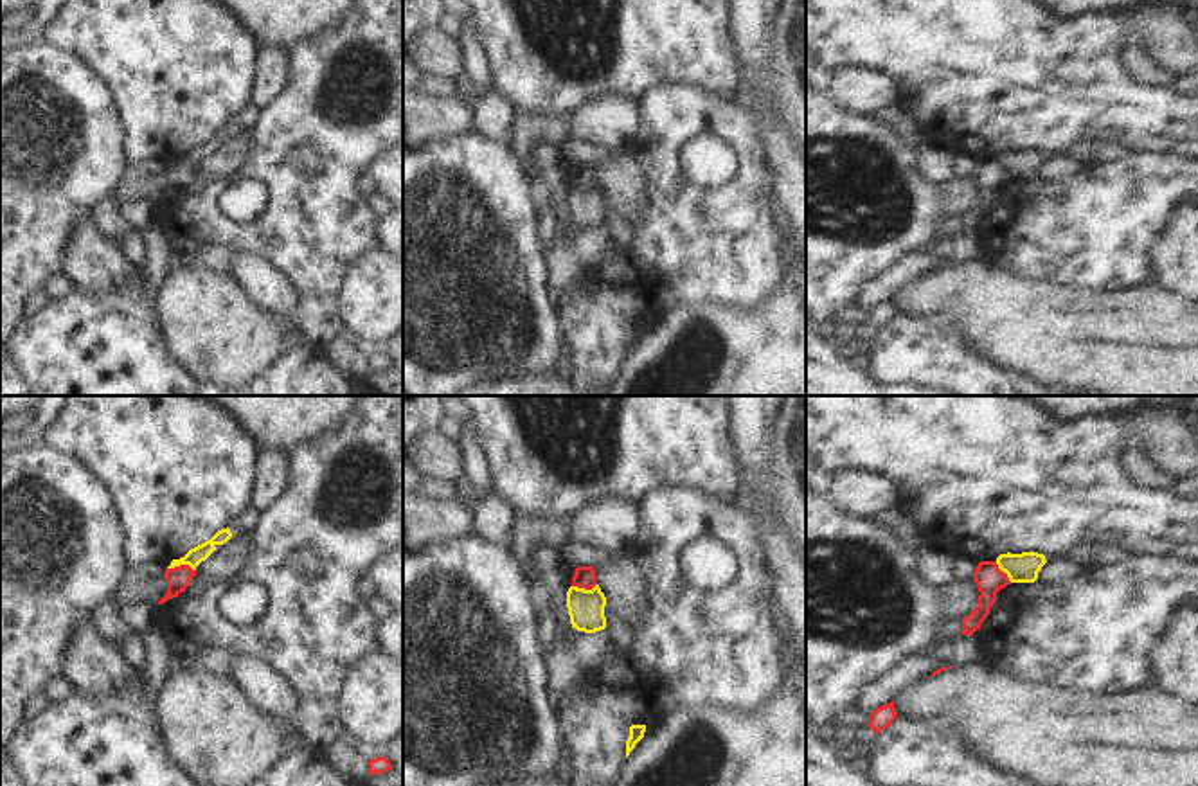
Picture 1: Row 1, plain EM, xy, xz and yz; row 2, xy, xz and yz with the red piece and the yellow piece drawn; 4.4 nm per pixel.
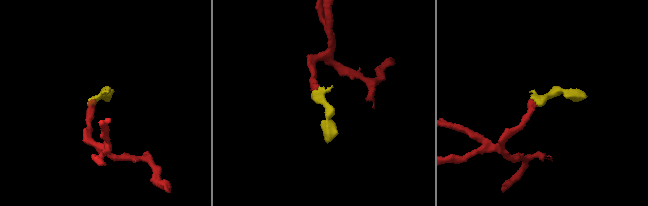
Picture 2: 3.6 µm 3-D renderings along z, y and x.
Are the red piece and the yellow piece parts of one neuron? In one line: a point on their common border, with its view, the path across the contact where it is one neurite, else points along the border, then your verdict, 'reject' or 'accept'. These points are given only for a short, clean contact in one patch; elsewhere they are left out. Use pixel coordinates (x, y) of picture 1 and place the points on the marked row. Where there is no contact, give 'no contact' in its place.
contact xy (182, 565); border xy (168, 567), (189, 565), (195, 571); reject

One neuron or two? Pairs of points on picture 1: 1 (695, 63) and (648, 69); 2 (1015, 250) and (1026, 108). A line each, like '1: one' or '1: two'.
1: one
2: two

